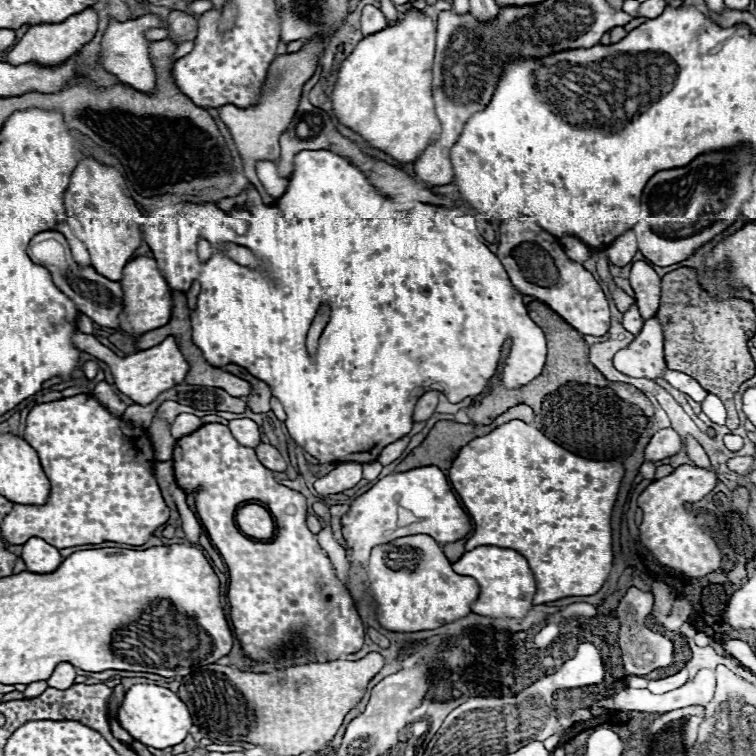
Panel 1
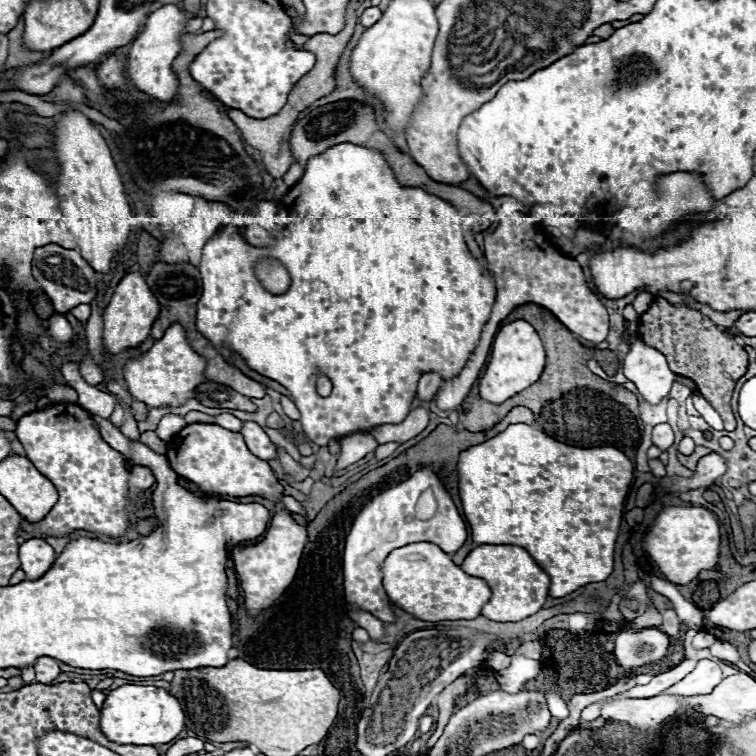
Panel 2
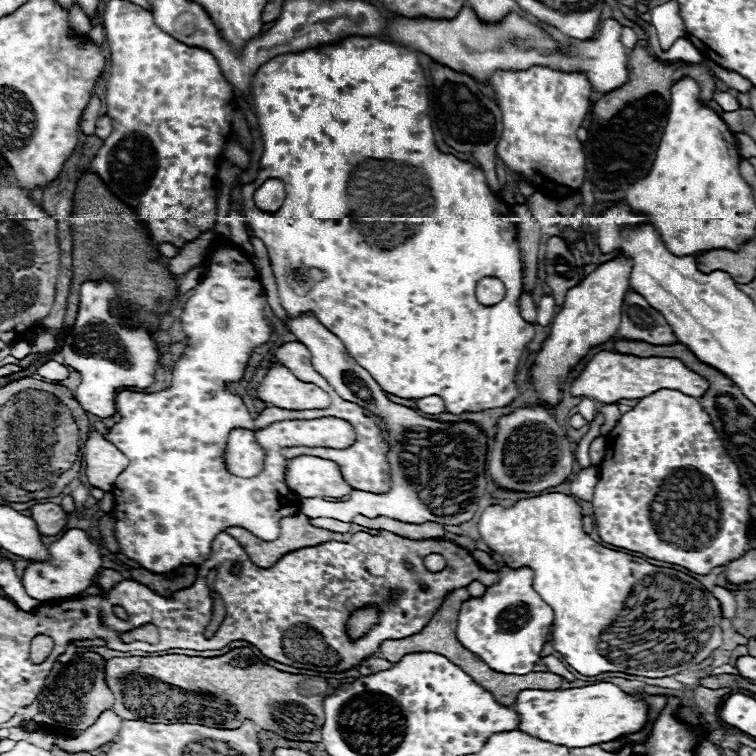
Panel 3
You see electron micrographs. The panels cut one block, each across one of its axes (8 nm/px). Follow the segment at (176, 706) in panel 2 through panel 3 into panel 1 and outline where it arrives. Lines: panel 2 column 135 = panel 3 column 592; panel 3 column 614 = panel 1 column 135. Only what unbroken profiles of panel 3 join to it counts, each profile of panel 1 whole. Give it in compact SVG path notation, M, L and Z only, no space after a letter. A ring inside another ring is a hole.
M136 684L126 692L118 708L118 722L124 730L128 730L128 734L134 740L140 740L142 744L158 750L180 744L192 728L192 716L186 704L178 698L178 694L168 688L152 686L152 684Z

